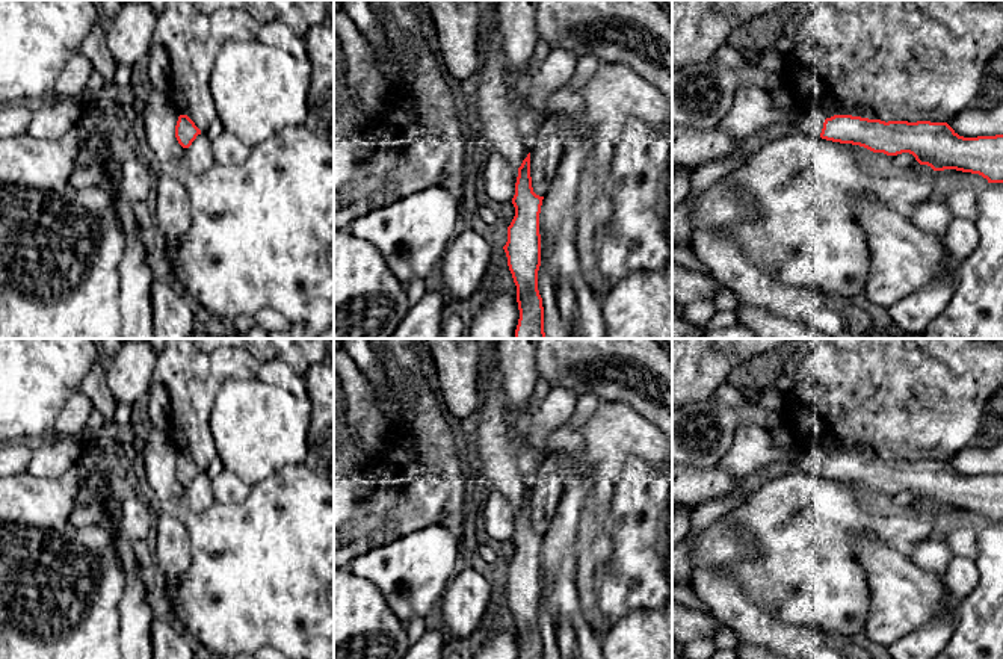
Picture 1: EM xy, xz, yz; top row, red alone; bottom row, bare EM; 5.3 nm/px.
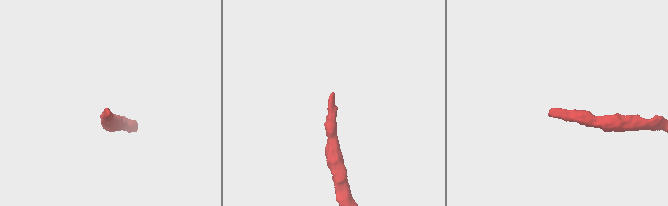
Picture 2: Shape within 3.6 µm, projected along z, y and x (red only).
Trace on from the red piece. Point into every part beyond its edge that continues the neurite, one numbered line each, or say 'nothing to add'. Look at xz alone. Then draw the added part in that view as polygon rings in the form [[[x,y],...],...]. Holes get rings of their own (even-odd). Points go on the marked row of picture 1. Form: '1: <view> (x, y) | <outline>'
1: xz (494, 108) | [[[497,21],[483,32],[480,82],[471,98],[471,121],[477,139],[502,154],[514,168],[526,159],[526,147],[517,130],[517,118],[526,100],[526,85],[535,71],[530,62],[524,74],[512,80],[506,68],[503,38]]]

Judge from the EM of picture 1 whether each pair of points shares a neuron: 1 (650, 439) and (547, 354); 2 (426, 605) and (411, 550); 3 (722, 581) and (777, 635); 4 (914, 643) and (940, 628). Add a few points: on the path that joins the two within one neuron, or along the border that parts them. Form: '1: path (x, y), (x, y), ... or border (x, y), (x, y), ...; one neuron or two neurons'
1: border (600, 399), (621, 399), (636, 411); two neurons
2: path (416, 591), (413, 564); one neuron
3: path (731, 596), (762, 626); one neuron
4: path (920, 643), (925, 643), (934, 634); one neuron

